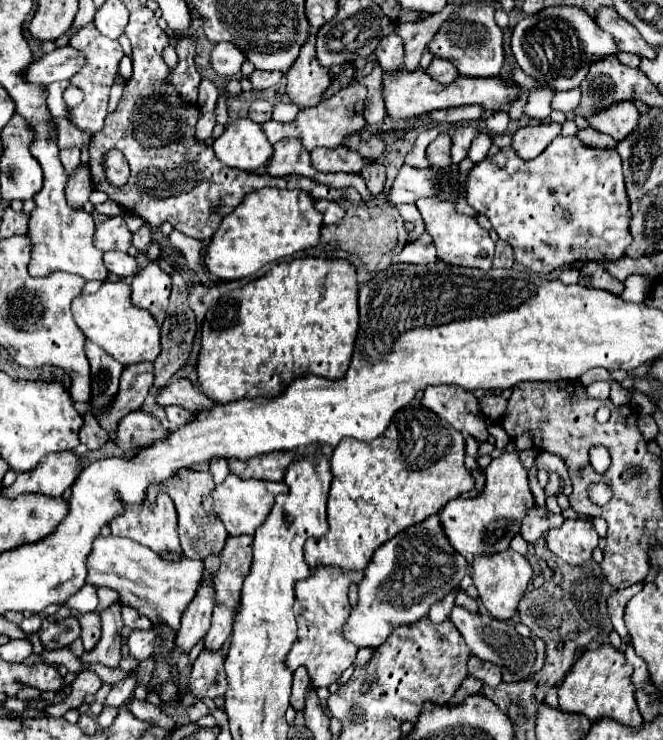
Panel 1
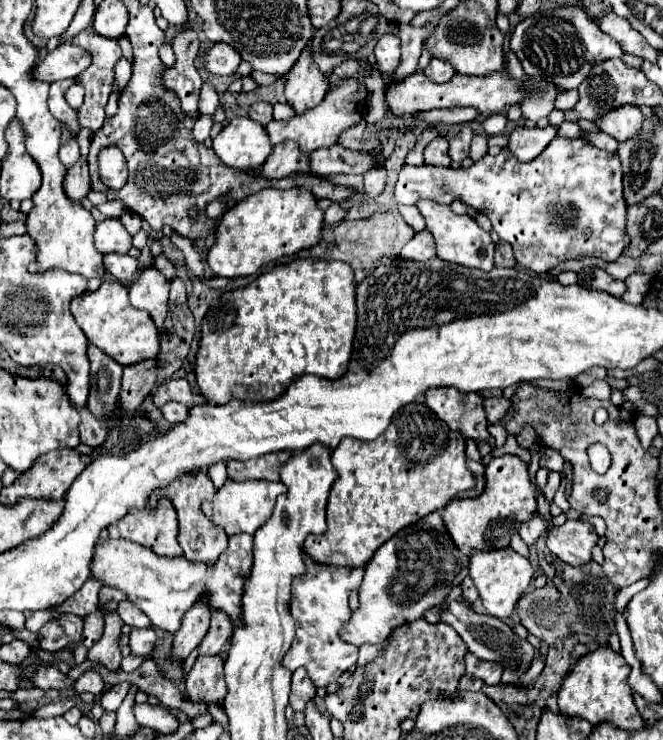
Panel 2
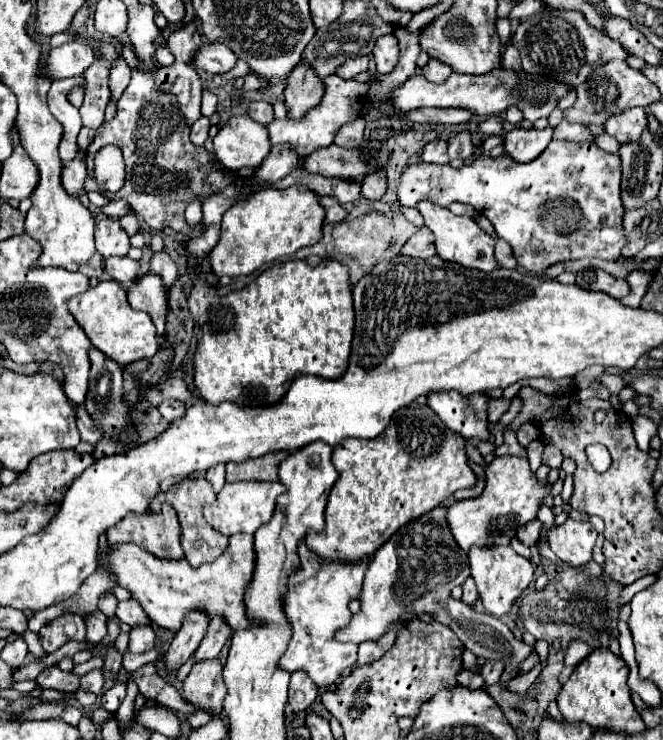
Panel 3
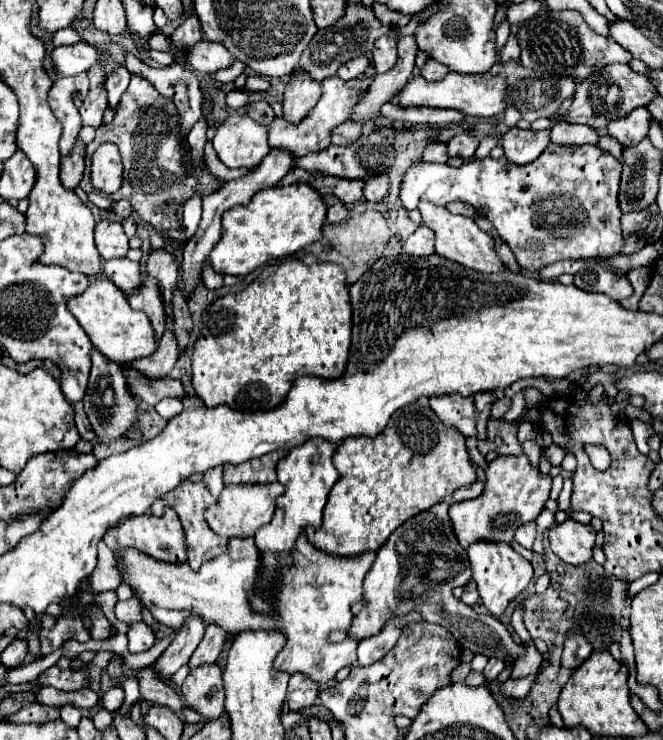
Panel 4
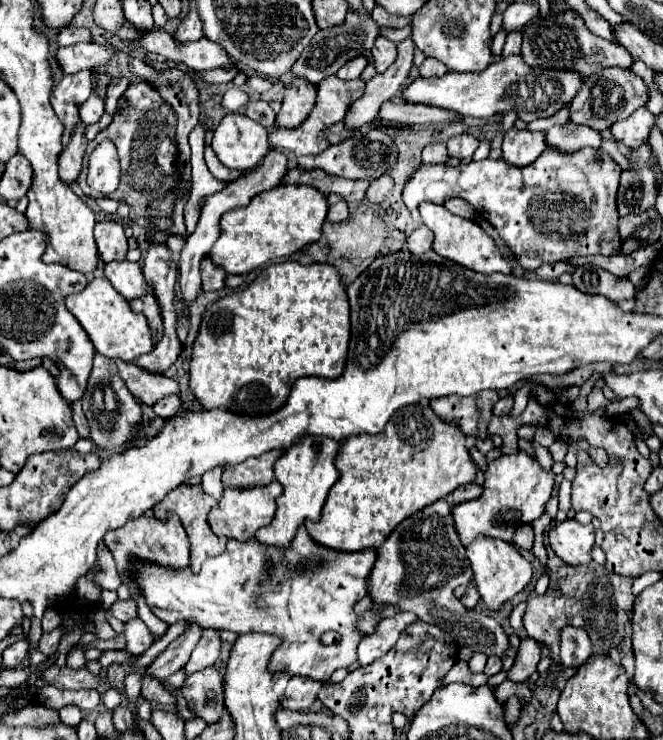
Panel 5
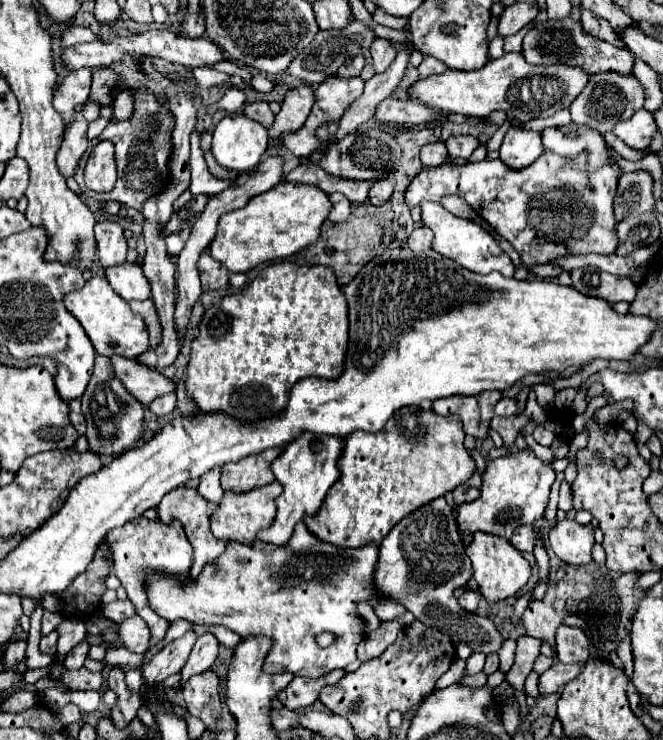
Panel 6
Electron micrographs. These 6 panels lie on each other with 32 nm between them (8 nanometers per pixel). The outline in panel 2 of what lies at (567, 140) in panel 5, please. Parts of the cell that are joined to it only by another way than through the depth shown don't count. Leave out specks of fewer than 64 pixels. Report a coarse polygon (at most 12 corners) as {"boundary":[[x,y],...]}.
{"boundary":[[564,120],[558,126],[562,138],[584,138],[576,122]]}

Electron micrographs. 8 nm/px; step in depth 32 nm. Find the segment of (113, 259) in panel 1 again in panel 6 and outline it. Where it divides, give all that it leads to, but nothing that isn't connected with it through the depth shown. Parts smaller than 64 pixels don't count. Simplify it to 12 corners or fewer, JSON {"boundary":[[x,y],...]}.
{"boundary":[[138,264],[110,268],[106,278],[126,302],[148,300],[150,280]]}

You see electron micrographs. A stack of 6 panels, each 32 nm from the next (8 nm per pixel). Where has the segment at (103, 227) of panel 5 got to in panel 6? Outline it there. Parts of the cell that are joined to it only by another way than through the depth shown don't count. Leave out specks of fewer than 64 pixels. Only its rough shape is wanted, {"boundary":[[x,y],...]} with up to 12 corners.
{"boundary":[[120,224],[94,226],[96,252],[104,270],[126,262]]}

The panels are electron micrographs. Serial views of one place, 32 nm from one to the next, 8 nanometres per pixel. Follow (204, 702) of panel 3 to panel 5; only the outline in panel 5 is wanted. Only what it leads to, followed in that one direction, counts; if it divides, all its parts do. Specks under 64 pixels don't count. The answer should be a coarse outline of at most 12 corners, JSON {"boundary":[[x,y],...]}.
{"boundary":[[216,668],[188,676],[182,696],[206,724],[224,710],[222,676]]}

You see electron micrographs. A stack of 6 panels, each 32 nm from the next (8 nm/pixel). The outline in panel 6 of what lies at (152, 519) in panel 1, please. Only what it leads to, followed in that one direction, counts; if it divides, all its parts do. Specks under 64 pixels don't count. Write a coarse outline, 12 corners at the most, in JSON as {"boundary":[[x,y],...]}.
{"boundary":[[144,516],[108,532],[114,574],[150,628],[170,622],[148,602],[146,580],[190,576],[194,552],[180,524]]}

